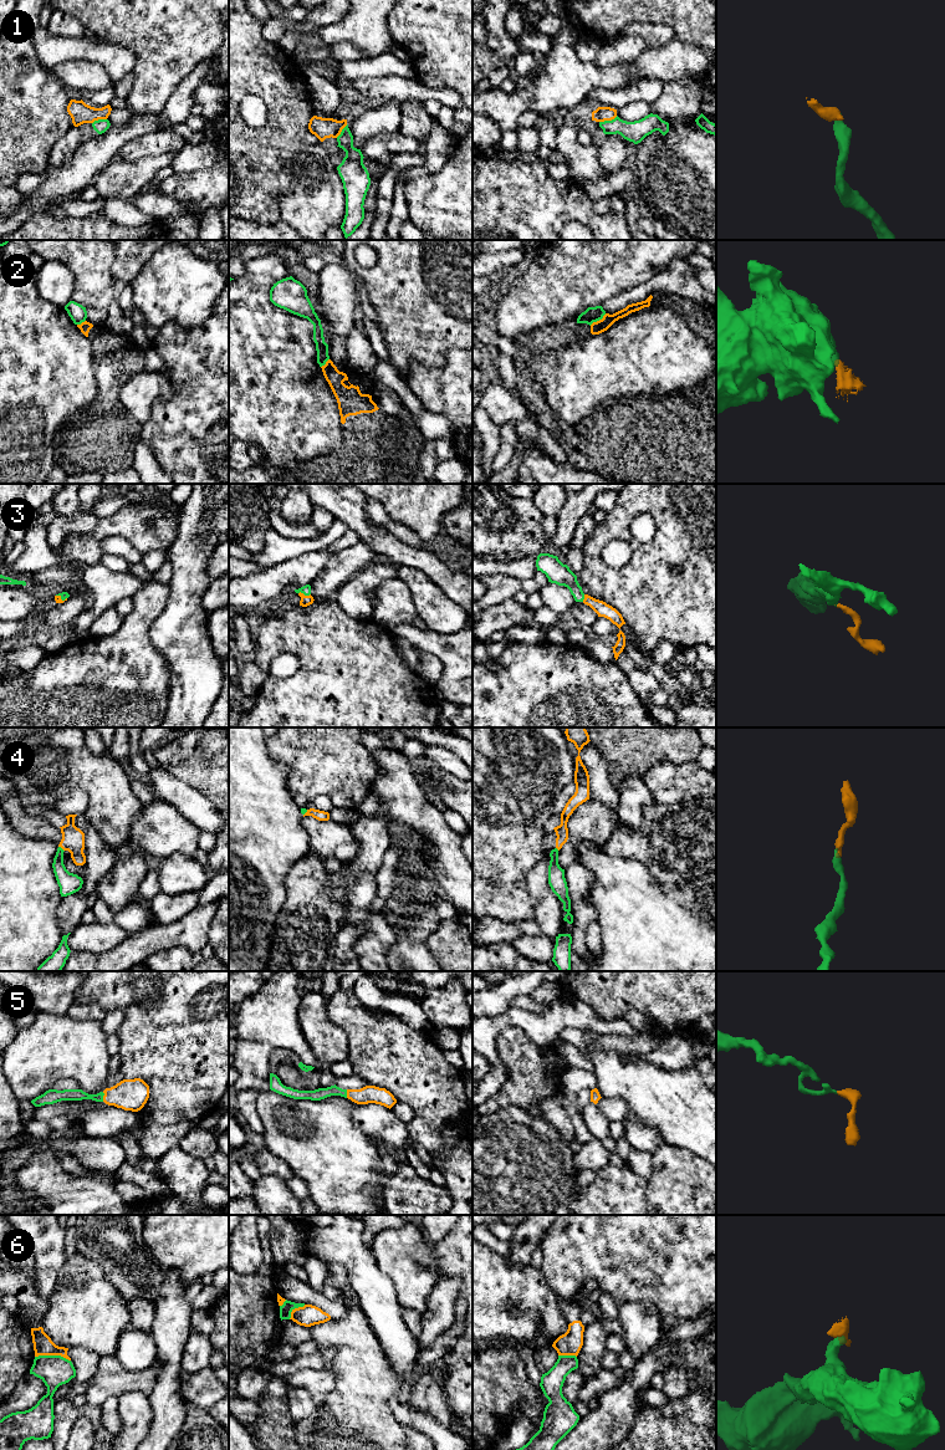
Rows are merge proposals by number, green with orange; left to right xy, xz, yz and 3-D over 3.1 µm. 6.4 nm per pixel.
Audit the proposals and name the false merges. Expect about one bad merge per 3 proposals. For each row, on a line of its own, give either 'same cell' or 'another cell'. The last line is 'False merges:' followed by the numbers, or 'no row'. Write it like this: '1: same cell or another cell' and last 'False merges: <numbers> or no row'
1: another cell
2: another cell
3: same cell
4: same cell
5: same cell
6: another cell
False merges: 1, 2, 6

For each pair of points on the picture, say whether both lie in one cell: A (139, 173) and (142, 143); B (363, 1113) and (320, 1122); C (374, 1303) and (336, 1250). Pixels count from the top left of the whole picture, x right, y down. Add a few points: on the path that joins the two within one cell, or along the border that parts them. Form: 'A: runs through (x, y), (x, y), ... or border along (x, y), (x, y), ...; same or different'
A: border along (170, 152), (133, 161), (122, 159); different
B: border along (353, 1103), (353, 1123), (368, 1135); different
C: runs through (374, 1290), (350, 1261); same

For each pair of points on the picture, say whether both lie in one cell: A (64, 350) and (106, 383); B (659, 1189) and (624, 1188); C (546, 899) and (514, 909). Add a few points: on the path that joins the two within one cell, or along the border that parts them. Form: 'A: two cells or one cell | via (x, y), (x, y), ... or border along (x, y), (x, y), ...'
A: two cells | border along (90, 347), (98, 391)
B: two cells | border along (648, 1180), (644, 1201)
C: two cells | border along (527, 874), (527, 894), (534, 919)

